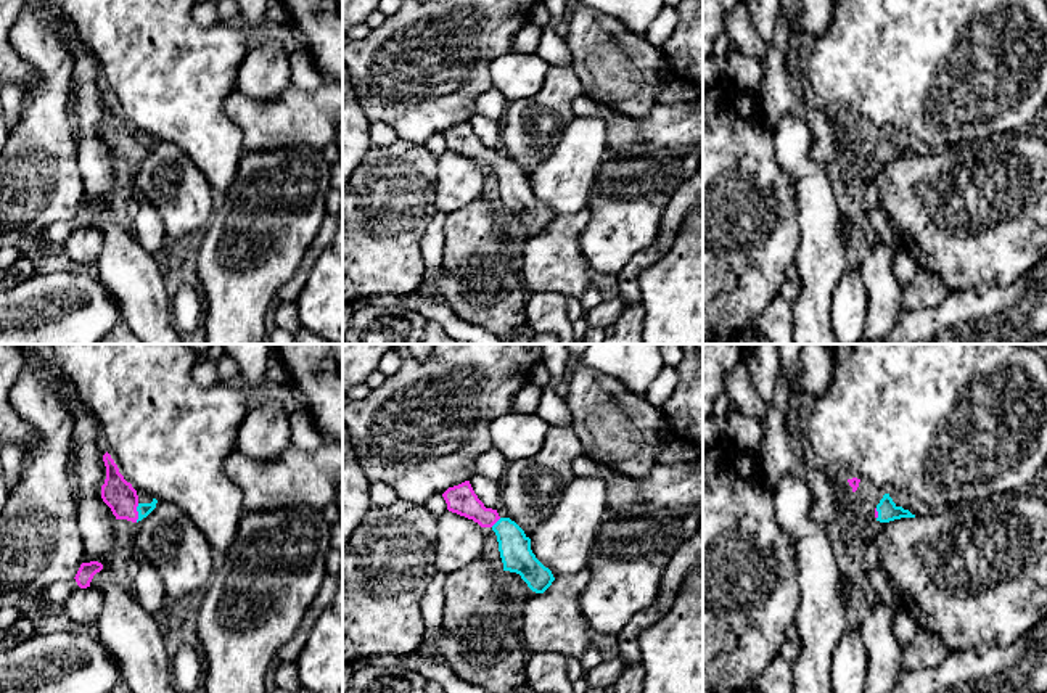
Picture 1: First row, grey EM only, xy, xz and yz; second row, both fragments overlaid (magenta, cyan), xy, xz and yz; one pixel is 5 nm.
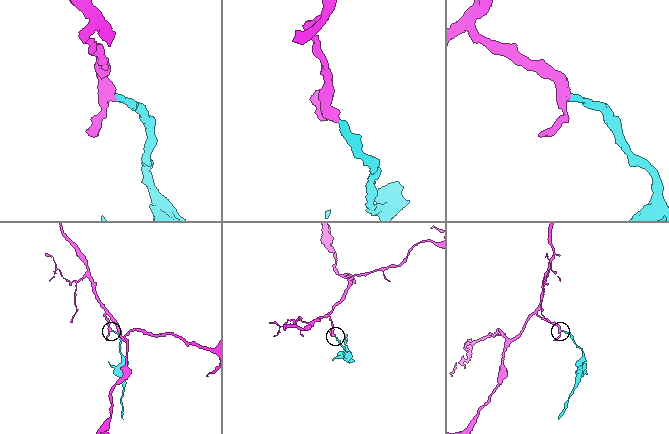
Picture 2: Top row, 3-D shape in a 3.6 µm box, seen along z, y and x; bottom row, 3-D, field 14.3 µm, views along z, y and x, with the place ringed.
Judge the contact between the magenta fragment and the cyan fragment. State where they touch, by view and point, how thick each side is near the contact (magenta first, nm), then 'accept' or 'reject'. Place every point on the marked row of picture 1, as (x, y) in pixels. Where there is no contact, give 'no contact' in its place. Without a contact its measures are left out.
xy (137, 513) | 160/70 nm | accept

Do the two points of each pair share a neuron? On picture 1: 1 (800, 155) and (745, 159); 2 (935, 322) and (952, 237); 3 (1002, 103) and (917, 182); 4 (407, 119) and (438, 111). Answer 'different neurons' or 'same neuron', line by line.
1: different neurons
2: different neurons
3: different neurons
4: same neuron

